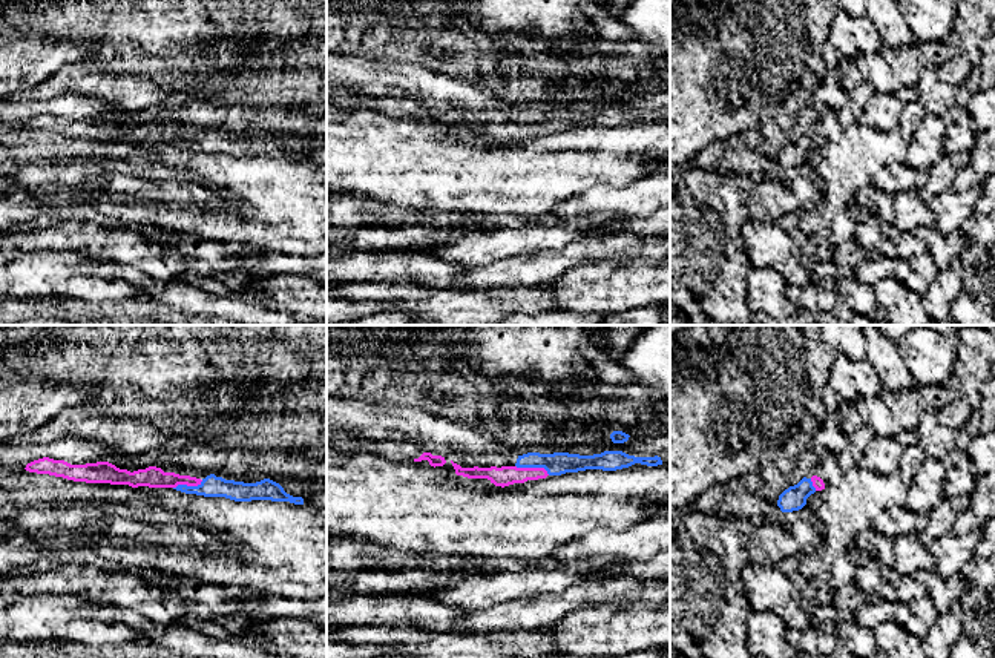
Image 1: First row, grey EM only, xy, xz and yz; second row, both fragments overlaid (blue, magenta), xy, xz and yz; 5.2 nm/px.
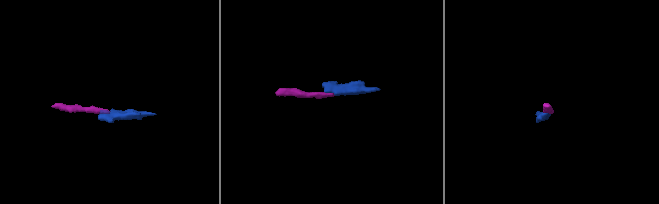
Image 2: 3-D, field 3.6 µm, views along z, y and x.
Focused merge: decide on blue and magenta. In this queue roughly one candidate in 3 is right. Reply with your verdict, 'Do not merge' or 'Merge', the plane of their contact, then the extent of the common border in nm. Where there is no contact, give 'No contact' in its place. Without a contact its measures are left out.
Merge. Touches blue in xz. Shared border 190 nm

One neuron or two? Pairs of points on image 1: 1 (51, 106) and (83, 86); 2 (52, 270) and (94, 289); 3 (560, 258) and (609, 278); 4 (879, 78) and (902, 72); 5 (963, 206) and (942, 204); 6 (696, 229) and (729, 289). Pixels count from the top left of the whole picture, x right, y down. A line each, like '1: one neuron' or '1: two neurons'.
1: two neurons
2: one neuron
3: two neurons
4: one neuron
5: one neuron
6: one neuron

